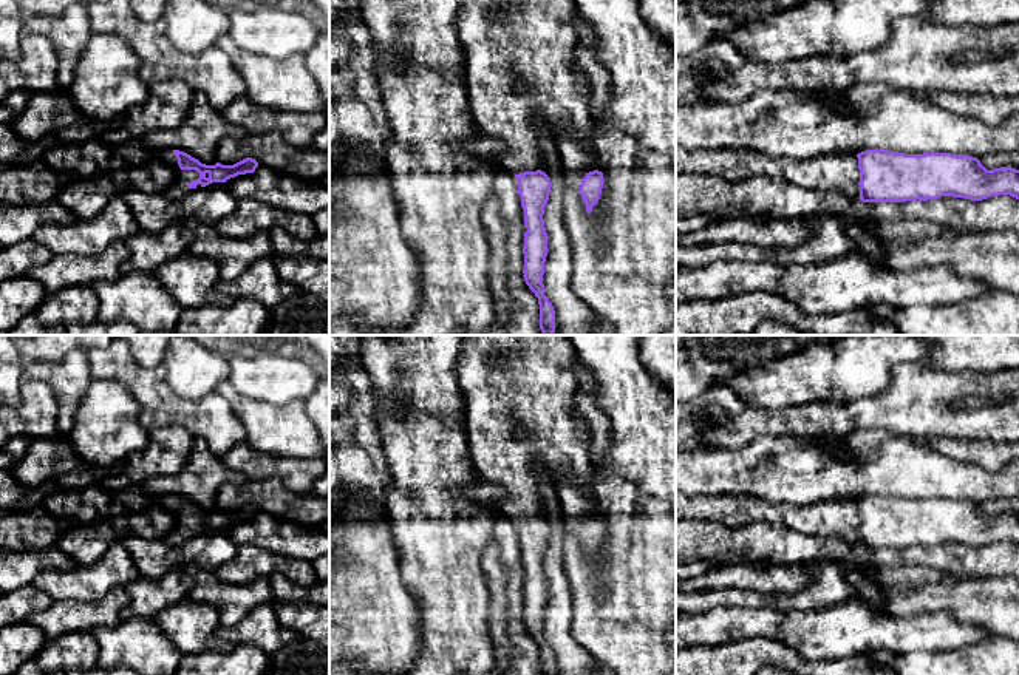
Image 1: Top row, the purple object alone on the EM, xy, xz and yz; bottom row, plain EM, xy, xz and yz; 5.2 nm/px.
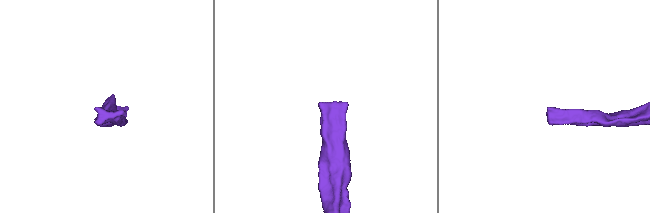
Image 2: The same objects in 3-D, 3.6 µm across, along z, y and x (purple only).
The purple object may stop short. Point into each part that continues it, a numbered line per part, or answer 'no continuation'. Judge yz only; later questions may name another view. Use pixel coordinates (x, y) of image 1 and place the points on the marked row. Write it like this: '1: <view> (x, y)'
1: yz (838, 172)

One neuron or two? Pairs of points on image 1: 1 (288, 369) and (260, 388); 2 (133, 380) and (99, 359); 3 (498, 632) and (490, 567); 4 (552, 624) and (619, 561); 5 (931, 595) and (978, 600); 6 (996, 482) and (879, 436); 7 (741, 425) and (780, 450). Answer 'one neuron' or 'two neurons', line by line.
1: one neuron
2: one neuron
3: one neuron
4: two neurons
5: one neuron
6: two neurons
7: two neurons

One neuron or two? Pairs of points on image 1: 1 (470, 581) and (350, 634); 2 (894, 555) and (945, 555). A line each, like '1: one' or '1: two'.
1: two
2: one

